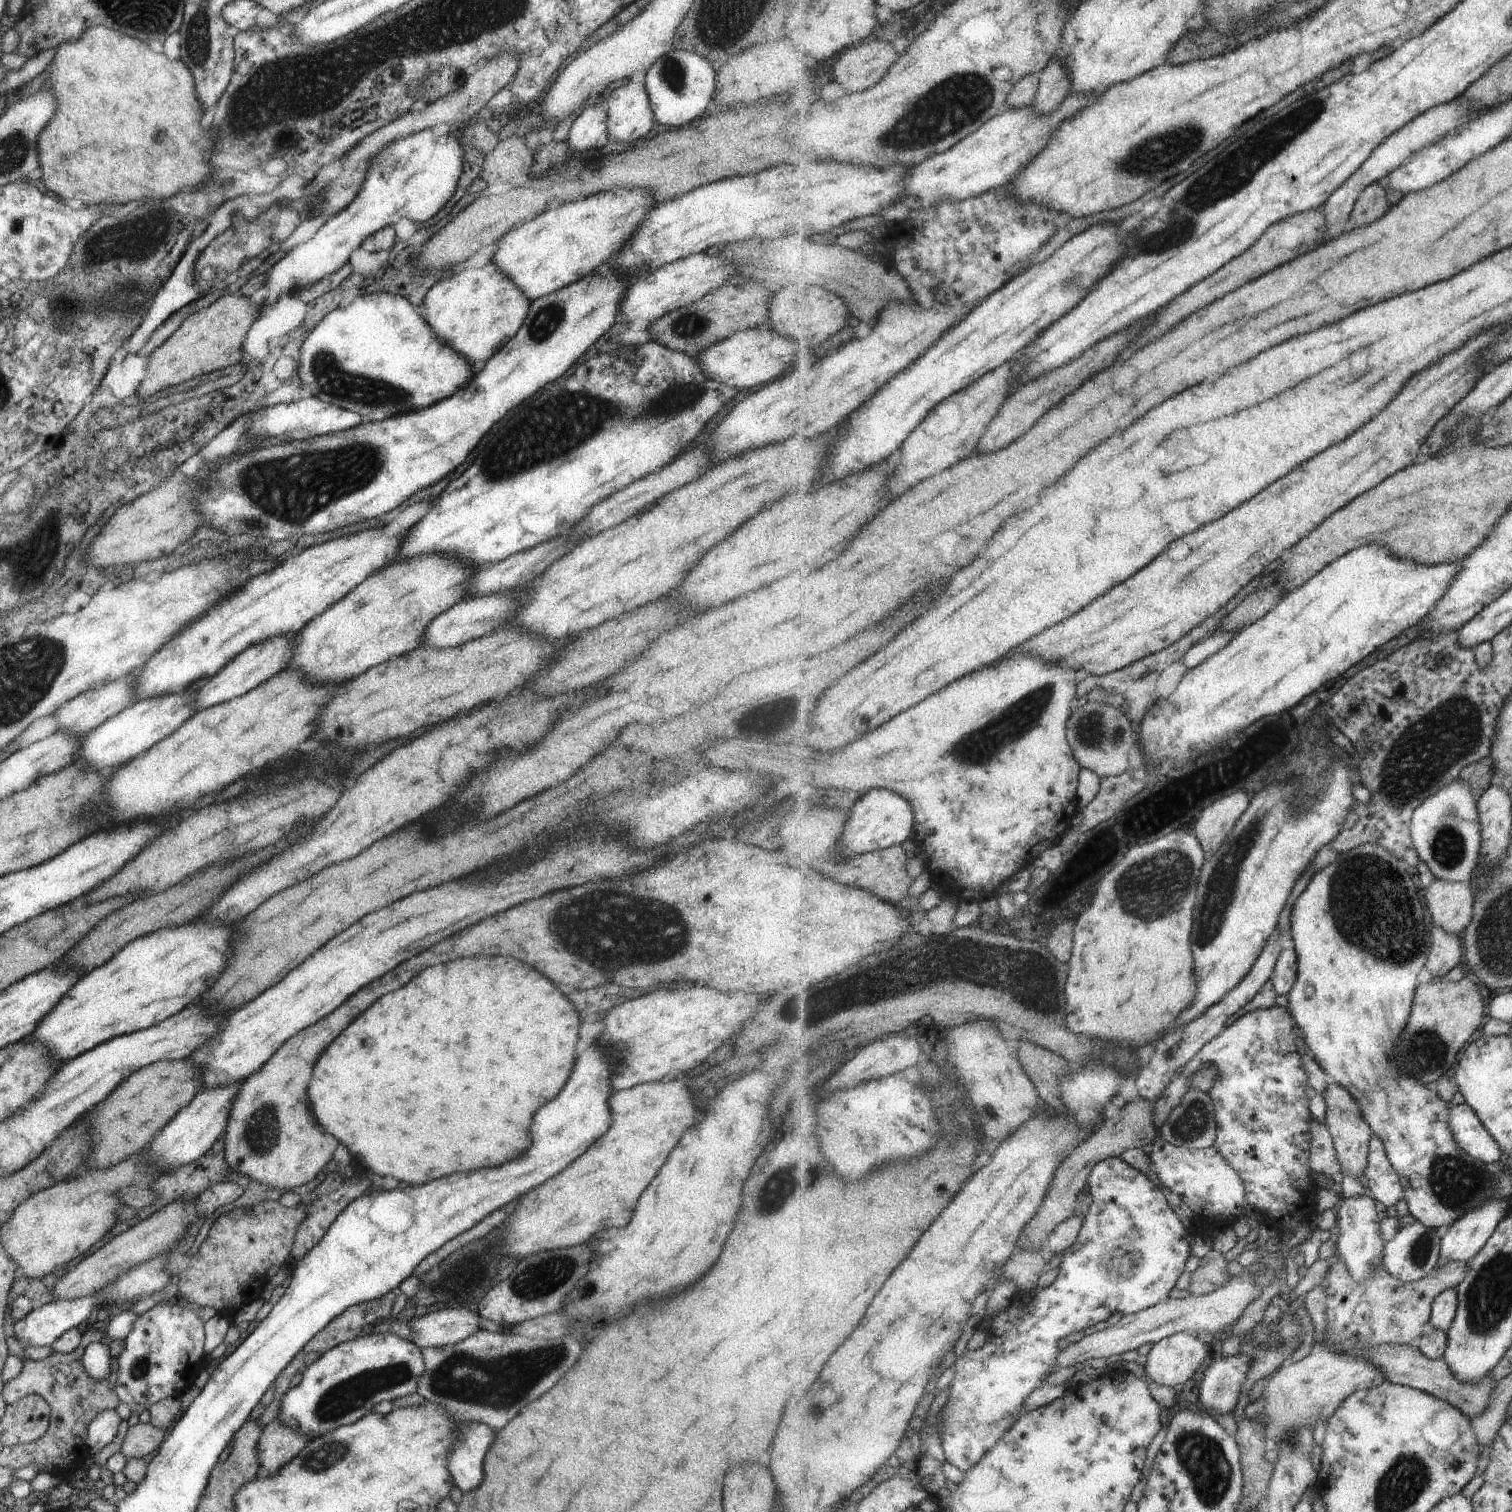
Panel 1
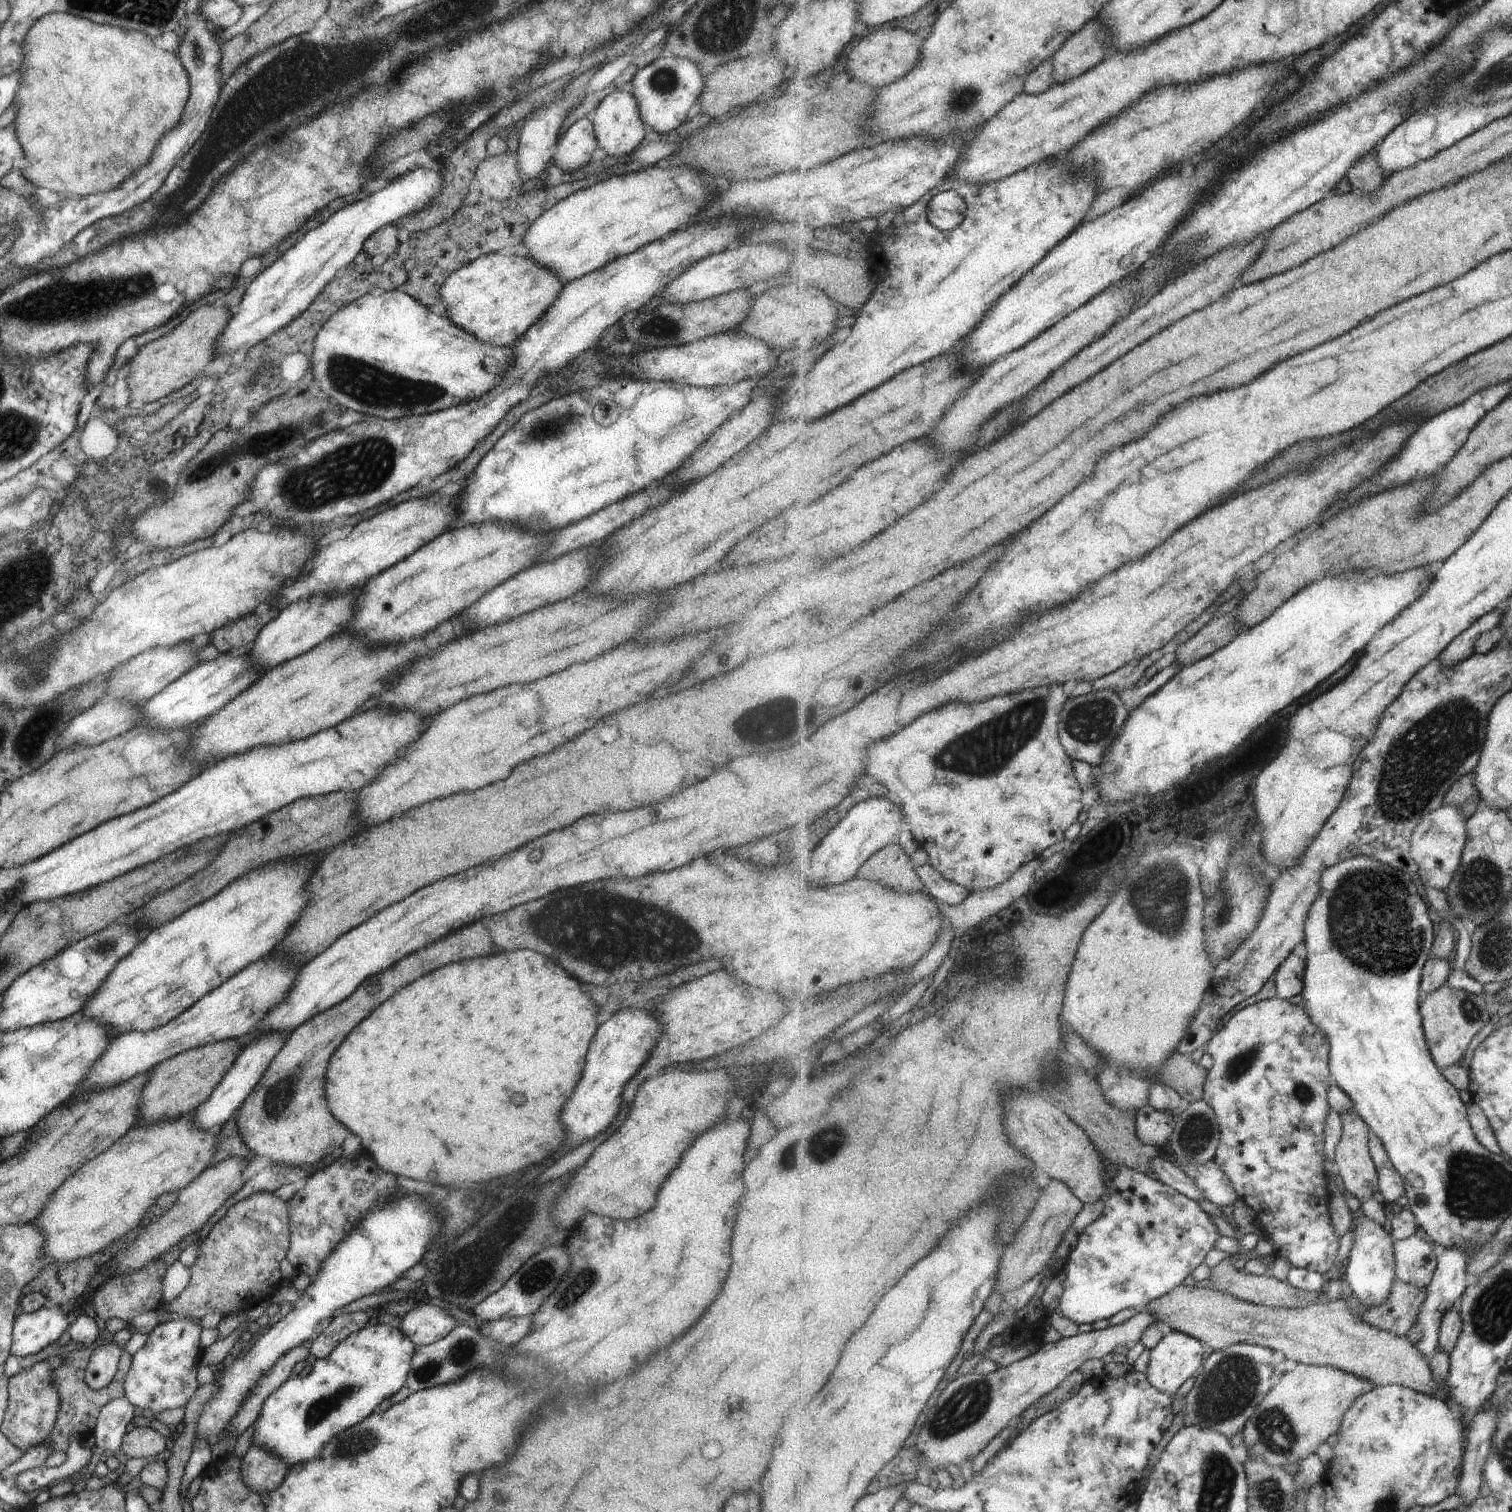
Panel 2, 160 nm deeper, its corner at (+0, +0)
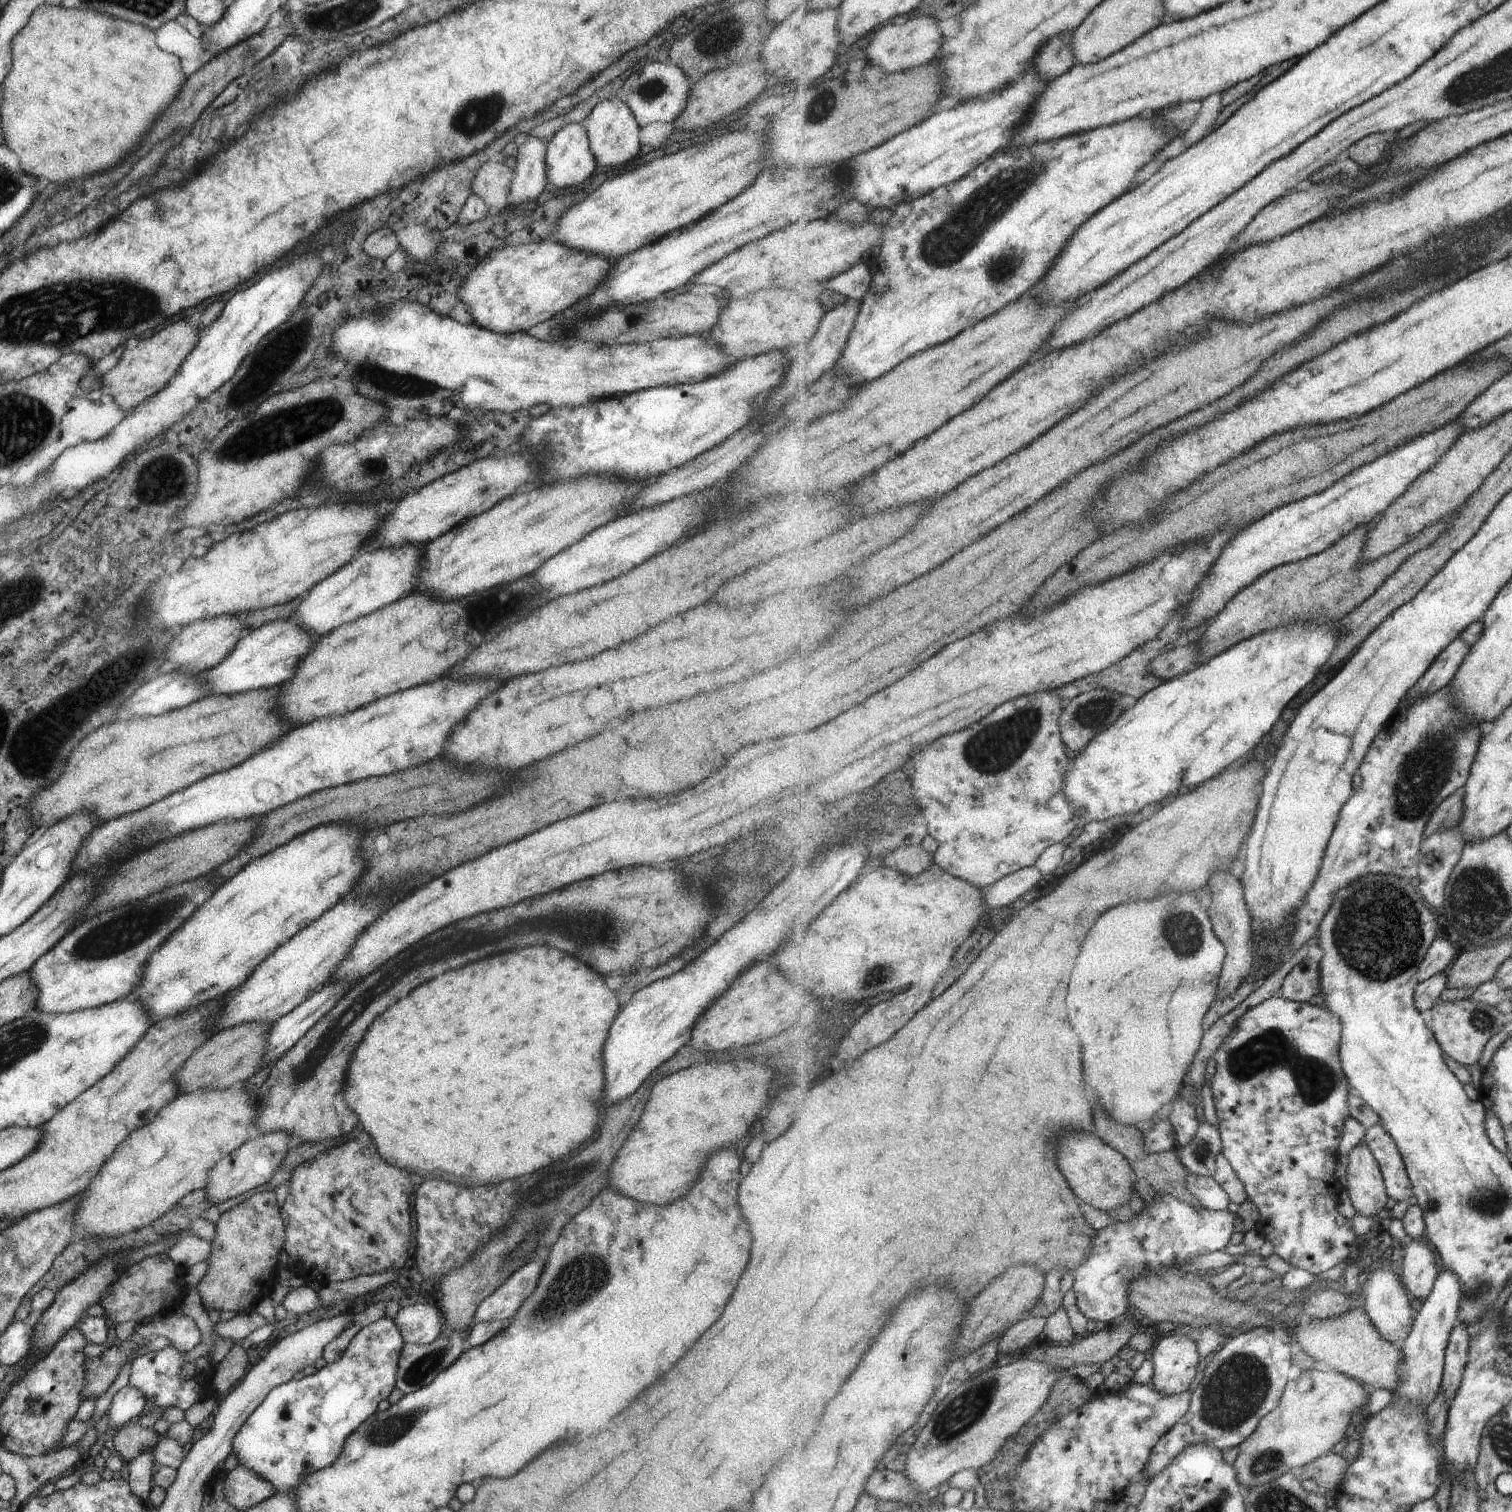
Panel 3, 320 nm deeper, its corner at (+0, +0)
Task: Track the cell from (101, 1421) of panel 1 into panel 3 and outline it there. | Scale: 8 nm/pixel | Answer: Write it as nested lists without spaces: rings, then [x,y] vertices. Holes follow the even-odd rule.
[[[129,1384],[119,1389],[112,1396],[108,1406],[109,1410],[106,1410],[109,1416],[108,1426],[117,1430],[130,1420],[136,1420],[142,1415],[141,1410],[145,1406],[145,1400],[141,1391]]]

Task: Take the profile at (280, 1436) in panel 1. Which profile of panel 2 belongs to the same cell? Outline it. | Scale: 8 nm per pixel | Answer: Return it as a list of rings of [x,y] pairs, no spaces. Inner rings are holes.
[[[252,1444],[240,1458],[238,1477],[249,1490],[264,1495],[281,1484],[287,1471],[282,1459]]]

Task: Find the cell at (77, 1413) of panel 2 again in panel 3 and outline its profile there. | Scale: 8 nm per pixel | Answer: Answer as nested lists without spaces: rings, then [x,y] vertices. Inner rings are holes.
[[[133,1333],[118,1345],[105,1349],[99,1357],[86,1358],[82,1365],[84,1381],[82,1386],[82,1401],[89,1396],[101,1396],[109,1385],[117,1378],[120,1367],[128,1359],[129,1354],[143,1344],[144,1338]]]

